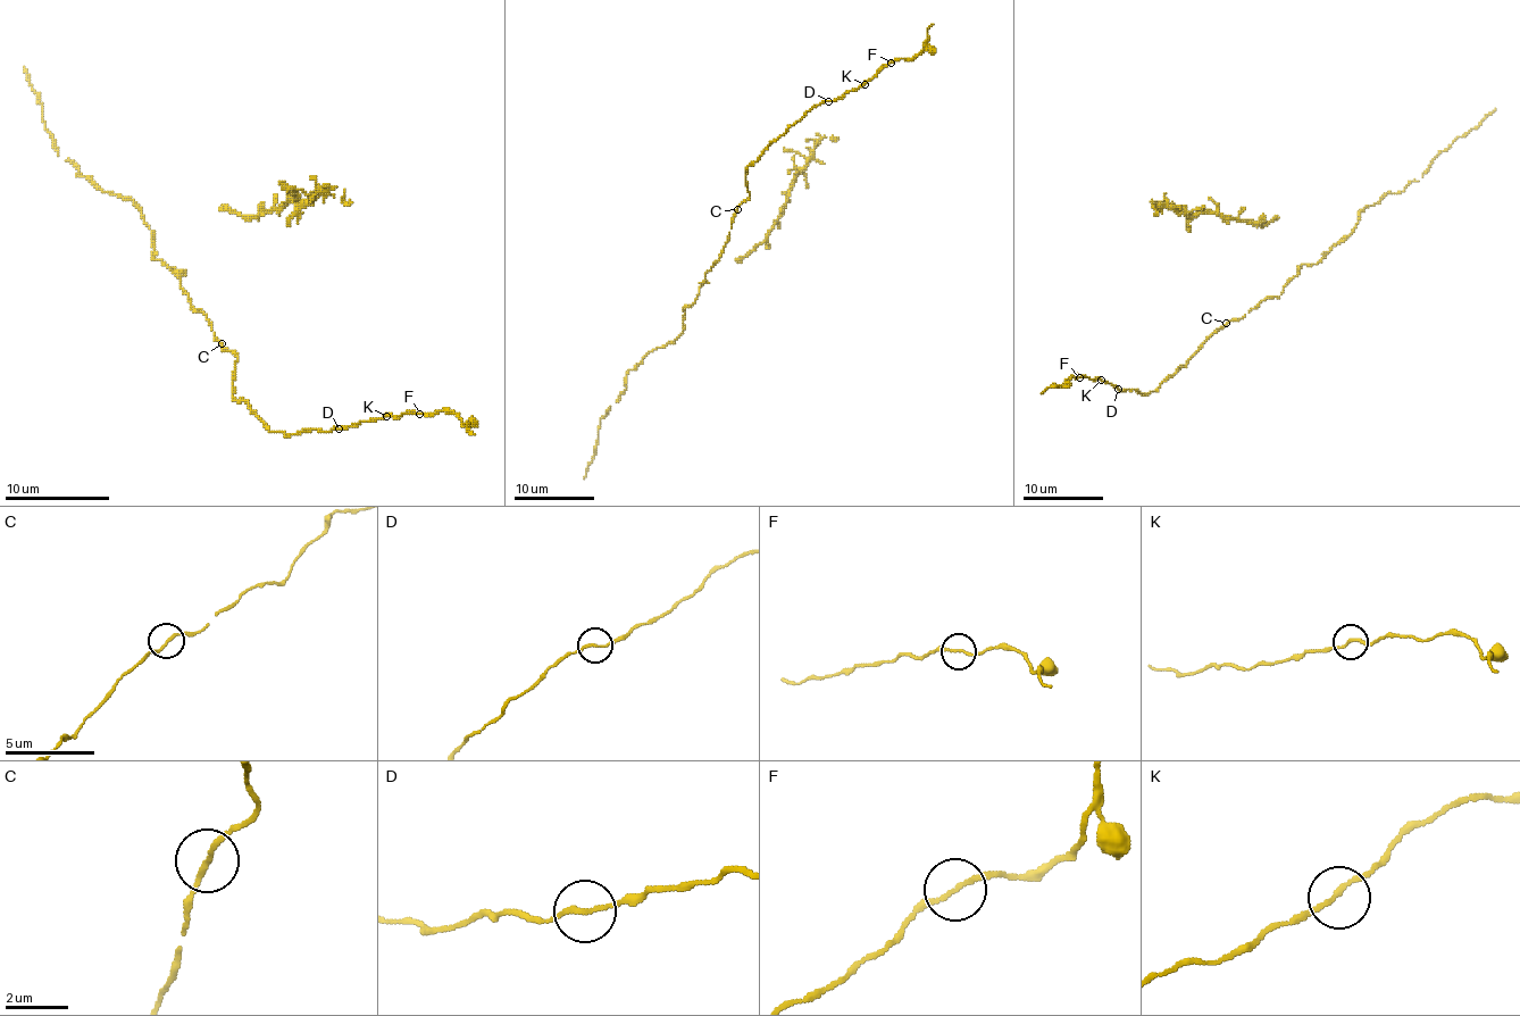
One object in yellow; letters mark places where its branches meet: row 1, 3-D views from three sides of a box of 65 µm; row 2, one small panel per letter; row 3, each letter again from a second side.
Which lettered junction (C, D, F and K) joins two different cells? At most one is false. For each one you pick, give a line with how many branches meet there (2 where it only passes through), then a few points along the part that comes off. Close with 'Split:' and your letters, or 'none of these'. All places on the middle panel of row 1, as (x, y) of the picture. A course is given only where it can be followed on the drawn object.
Split: none of these

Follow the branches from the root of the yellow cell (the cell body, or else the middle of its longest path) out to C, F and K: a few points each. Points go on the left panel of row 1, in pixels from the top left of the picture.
C: (209, 319), (214, 338), (222, 343)
F: (209, 319), (214, 338), (237, 358), (232, 396), (243, 400), (272, 432), (328, 432), (386, 416), (419, 414)
K: (209, 319), (214, 338), (237, 358), (232, 396), (243, 400), (272, 432), (328, 432), (386, 416)

